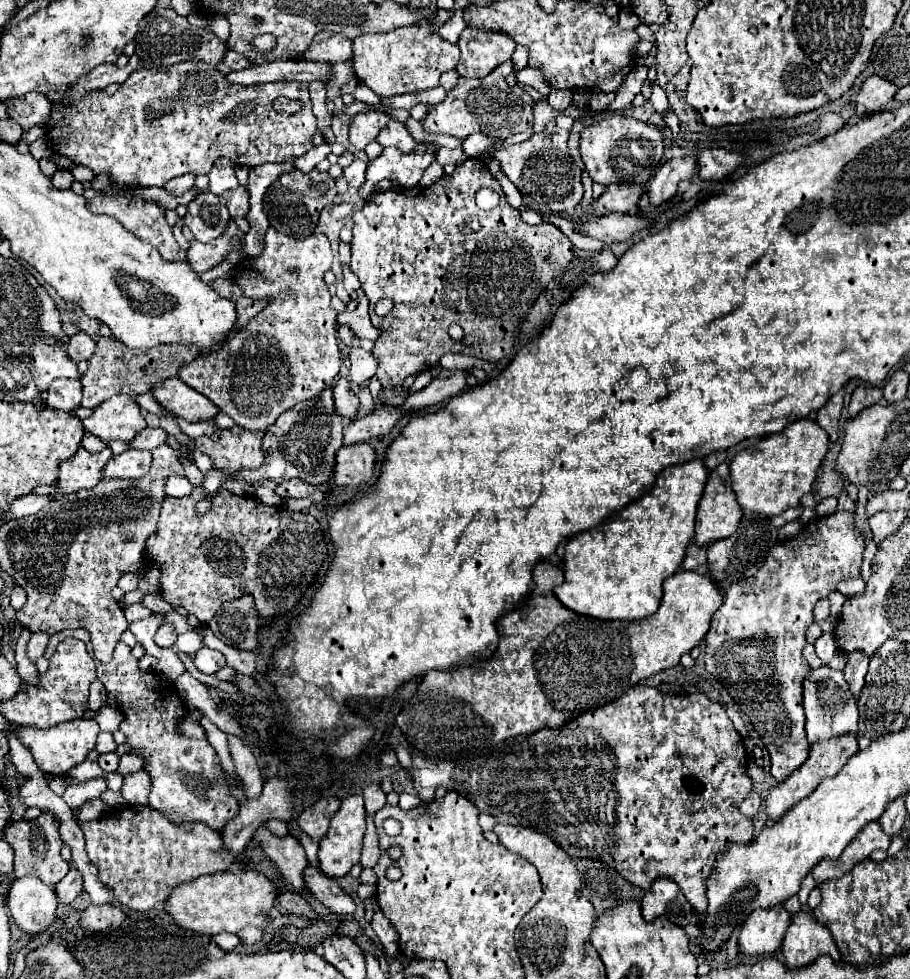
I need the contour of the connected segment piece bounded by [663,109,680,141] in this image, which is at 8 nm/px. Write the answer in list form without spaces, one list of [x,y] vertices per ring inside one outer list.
[[[670,109],[664,115],[663,121],[666,124],[666,126],[669,127],[670,131],[672,132],[673,141],[675,141],[680,133],[680,120],[679,120],[679,118],[677,117],[676,114],[674,114],[673,110]]]

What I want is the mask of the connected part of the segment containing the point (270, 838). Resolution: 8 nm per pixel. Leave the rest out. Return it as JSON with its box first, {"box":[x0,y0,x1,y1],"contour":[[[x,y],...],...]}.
{"box":[254,824,308,890],"contour":[[[266,824],[258,826],[258,830],[254,832],[254,840],[262,846],[268,858],[278,866],[282,876],[294,886],[294,890],[304,890],[302,872],[304,872],[304,866],[308,866],[308,860],[298,840],[290,834],[276,836],[266,828]]]}

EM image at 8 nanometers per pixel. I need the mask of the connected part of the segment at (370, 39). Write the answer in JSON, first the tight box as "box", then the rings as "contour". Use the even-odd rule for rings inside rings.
{"box":[354,22,458,96],"contour":[[[430,22],[396,28],[388,34],[364,34],[354,40],[356,76],[378,96],[396,96],[434,88],[438,86],[438,78],[442,72],[456,68],[458,56],[458,46],[442,40],[438,34],[432,34]]]}

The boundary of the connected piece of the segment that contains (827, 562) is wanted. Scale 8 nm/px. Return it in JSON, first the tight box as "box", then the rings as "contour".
{"box":[704,512,864,782],"contour":[[[834,512],[834,514],[824,516],[824,518],[814,518],[810,524],[804,526],[804,530],[802,530],[796,538],[792,538],[792,540],[782,542],[780,546],[776,546],[776,548],[770,552],[770,556],[766,558],[764,566],[762,566],[752,578],[744,578],[744,580],[732,584],[732,586],[726,590],[724,604],[714,612],[714,616],[712,616],[712,626],[710,626],[708,634],[706,634],[706,654],[704,654],[706,670],[708,670],[712,676],[716,676],[716,678],[720,680],[720,684],[722,684],[722,686],[728,690],[728,694],[736,700],[736,704],[740,706],[740,710],[742,710],[742,712],[750,718],[750,722],[754,724],[754,728],[756,728],[756,732],[760,734],[764,746],[768,748],[768,754],[770,754],[770,774],[774,776],[776,782],[782,782],[784,778],[788,778],[788,774],[792,774],[796,768],[800,768],[800,764],[806,762],[808,752],[810,752],[810,744],[808,744],[806,732],[804,732],[804,708],[802,708],[802,698],[800,698],[800,694],[802,694],[802,680],[808,676],[808,670],[810,670],[806,658],[802,656],[802,648],[806,646],[804,634],[806,634],[808,626],[814,622],[812,610],[814,610],[816,602],[818,602],[820,598],[826,598],[832,590],[836,590],[836,584],[840,582],[840,578],[858,576],[858,572],[860,572],[862,552],[864,552],[864,540],[858,536],[858,532],[856,532],[856,528],[854,528],[852,522],[854,522],[854,514],[848,514],[848,512]]]}

